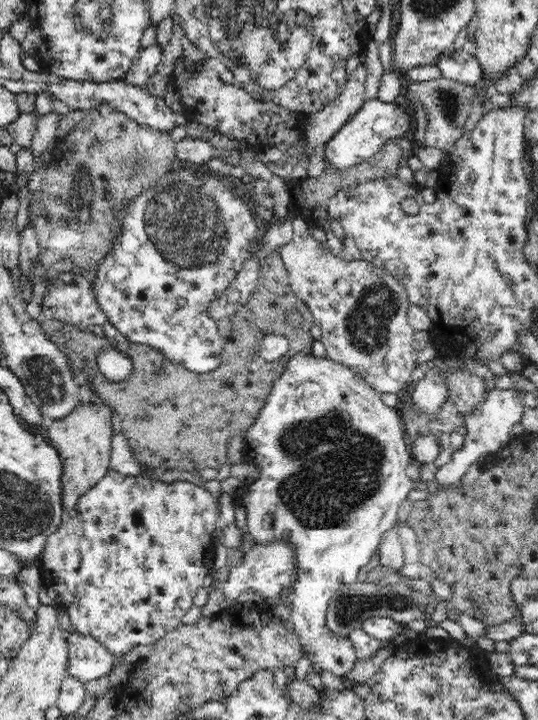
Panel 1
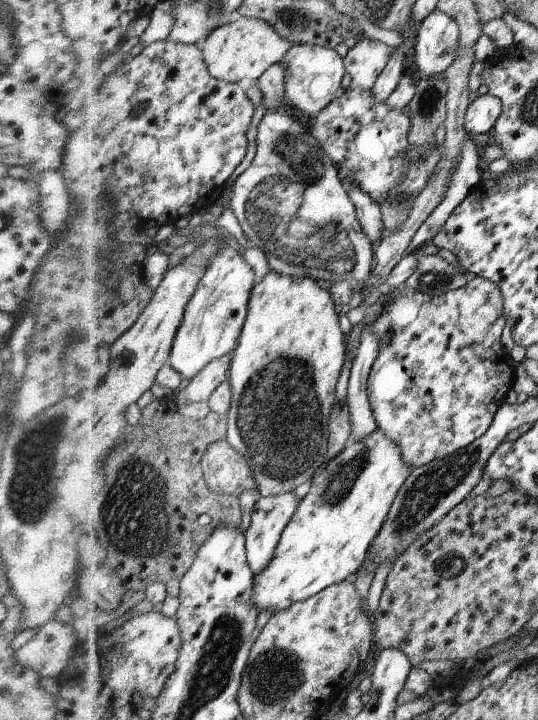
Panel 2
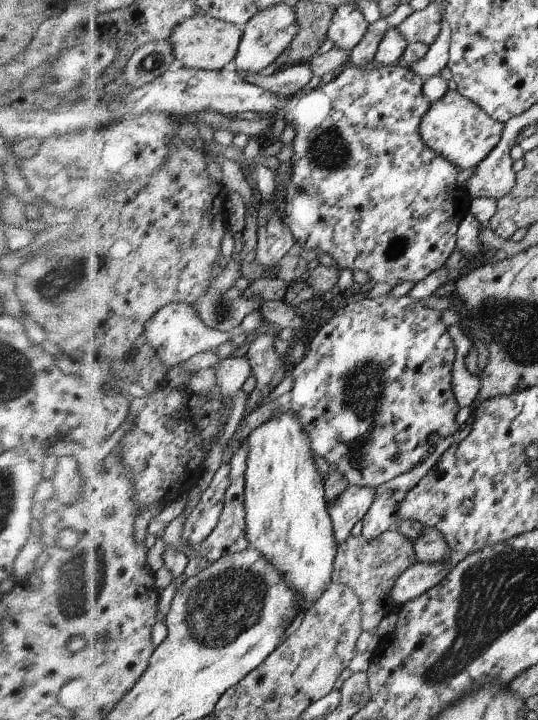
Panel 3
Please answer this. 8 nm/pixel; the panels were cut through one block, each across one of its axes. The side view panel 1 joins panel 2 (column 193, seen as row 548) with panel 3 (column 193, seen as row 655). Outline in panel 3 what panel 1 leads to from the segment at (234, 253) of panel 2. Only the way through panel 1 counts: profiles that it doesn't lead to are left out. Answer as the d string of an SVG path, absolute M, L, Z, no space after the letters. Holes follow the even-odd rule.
M173 302L165 306L152 318L152 321L146 324L144 334L148 343L157 351L158 359L164 362L169 368L176 367L194 358L200 352L210 352L210 350L218 351L220 346L228 341L233 333L224 333L223 331L210 328L208 324L202 320L199 310L193 303Z

